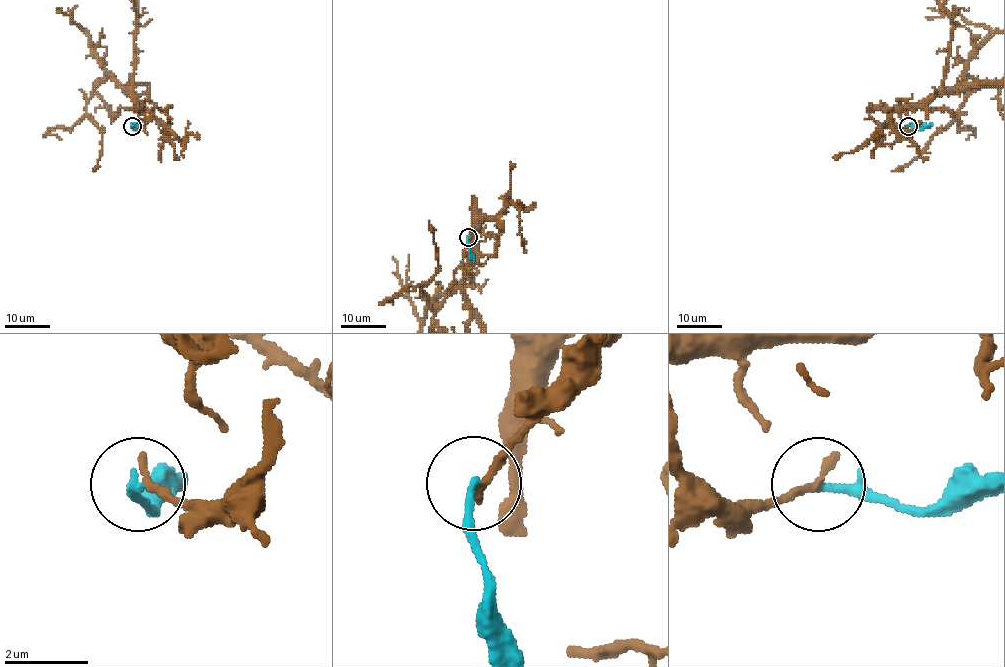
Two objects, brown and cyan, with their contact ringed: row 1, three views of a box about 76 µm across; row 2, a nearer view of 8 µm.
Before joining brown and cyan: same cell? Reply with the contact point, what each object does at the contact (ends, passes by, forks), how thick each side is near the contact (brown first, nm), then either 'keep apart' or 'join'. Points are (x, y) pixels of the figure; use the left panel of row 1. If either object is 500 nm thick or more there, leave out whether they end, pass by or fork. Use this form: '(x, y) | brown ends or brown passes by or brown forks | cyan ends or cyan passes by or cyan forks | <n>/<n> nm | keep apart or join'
(132, 126) | brown ends | cyan ends | 240/190 nm | keep apart

